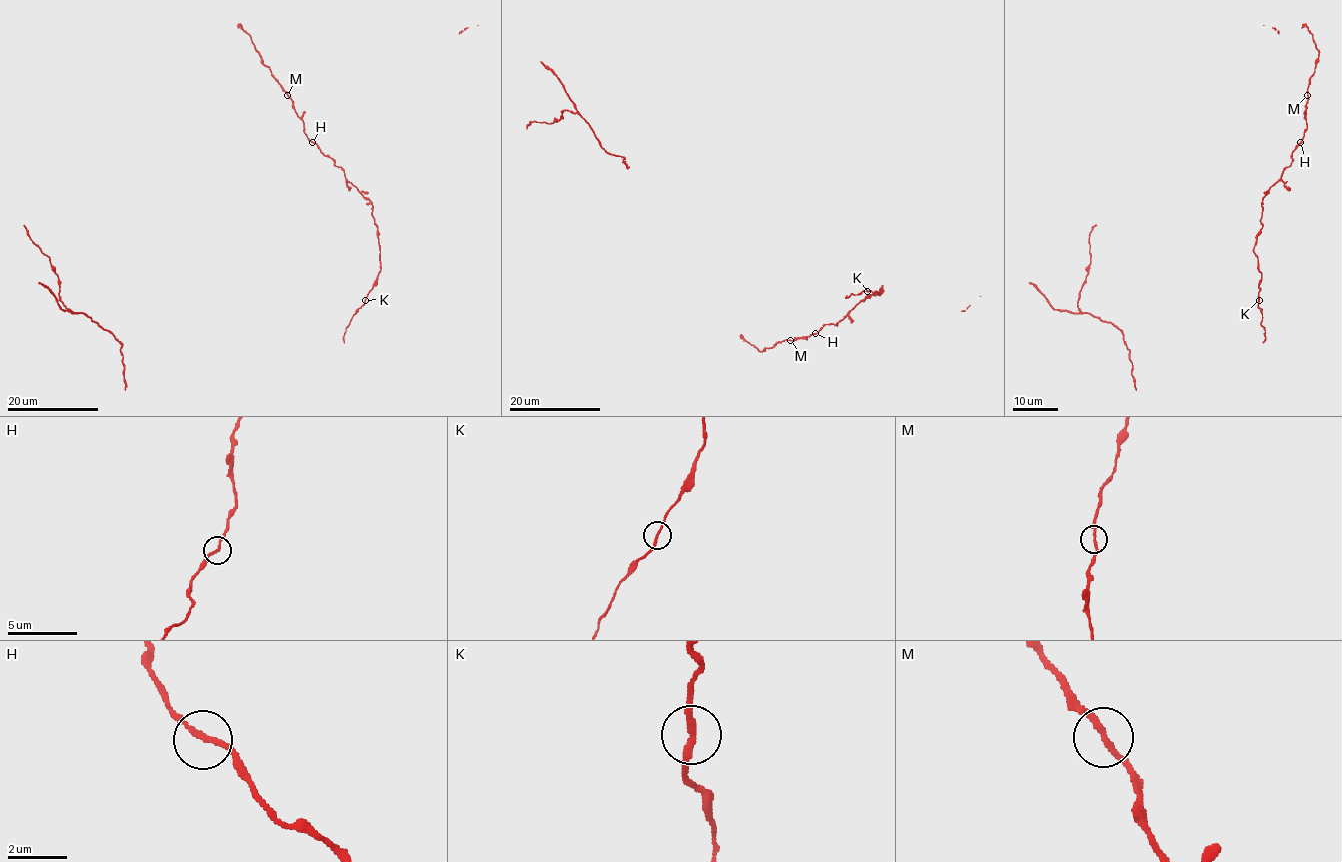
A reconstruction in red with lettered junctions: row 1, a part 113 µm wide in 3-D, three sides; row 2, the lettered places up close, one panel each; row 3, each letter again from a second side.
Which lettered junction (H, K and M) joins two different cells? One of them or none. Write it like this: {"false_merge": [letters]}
{"false_merge": []}

